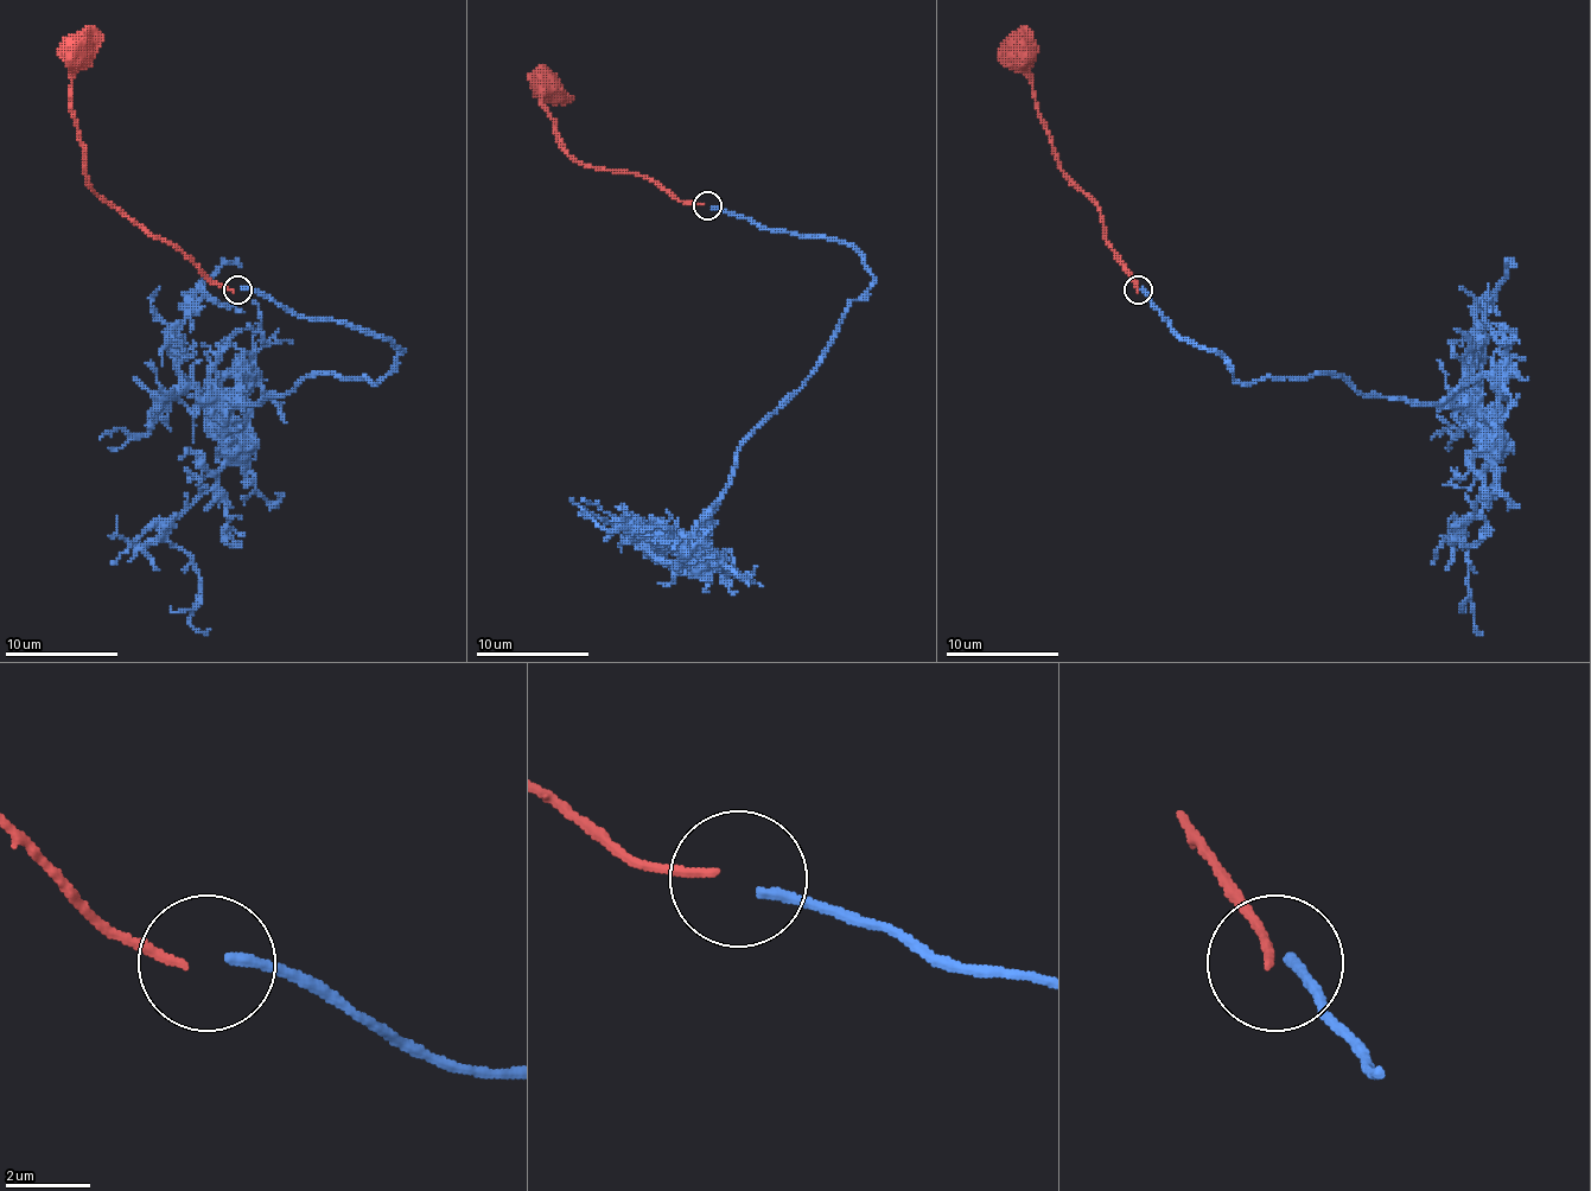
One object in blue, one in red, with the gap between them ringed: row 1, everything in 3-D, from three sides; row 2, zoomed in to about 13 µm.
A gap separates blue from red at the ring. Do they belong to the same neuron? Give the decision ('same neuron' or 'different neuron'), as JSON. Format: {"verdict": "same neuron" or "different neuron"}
{"verdict": "different neuron"}

